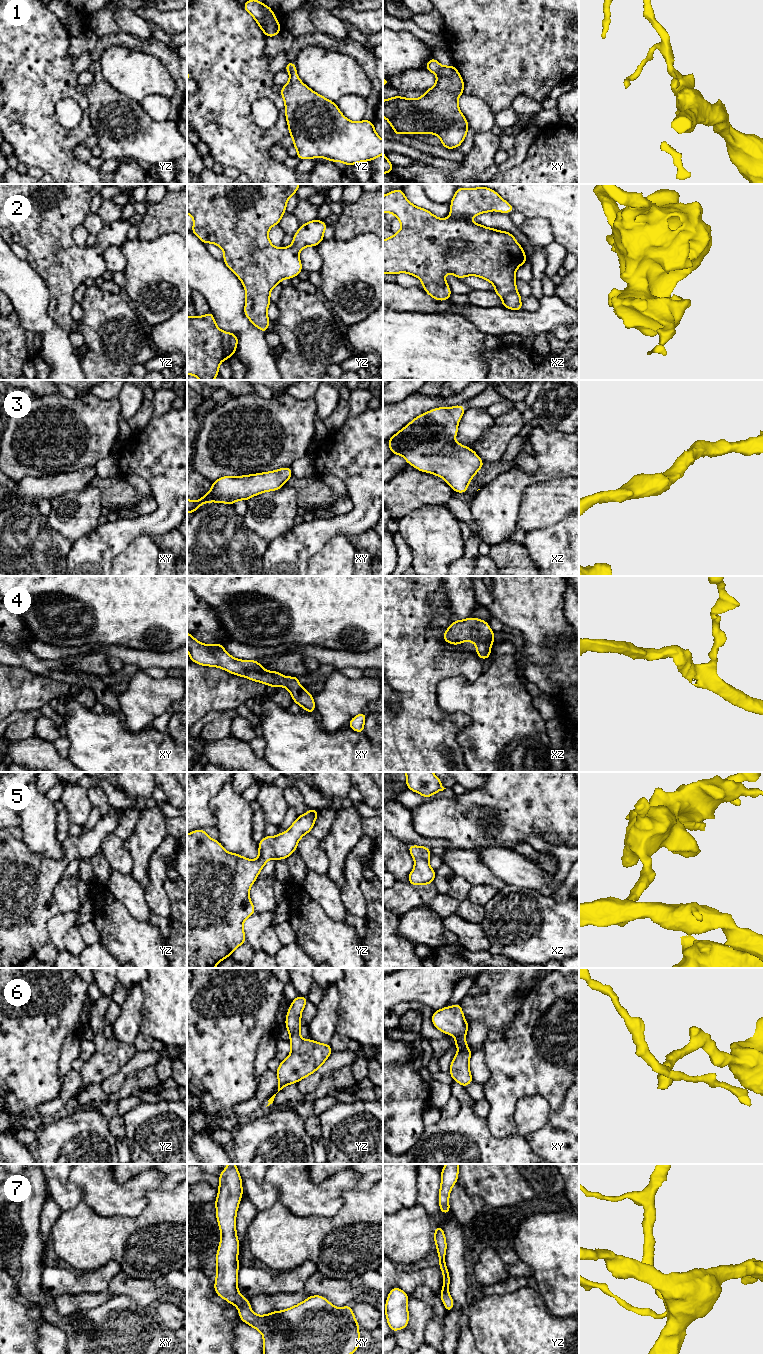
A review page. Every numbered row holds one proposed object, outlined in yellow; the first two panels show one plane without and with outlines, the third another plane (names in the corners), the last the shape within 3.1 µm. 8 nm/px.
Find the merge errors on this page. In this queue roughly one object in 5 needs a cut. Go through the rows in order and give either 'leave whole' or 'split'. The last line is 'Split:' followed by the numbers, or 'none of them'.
1: leave whole
2: leave whole
3: leave whole
4: leave whole
5: leave whole
6: leave whole
7: leave whole
Split: none of them

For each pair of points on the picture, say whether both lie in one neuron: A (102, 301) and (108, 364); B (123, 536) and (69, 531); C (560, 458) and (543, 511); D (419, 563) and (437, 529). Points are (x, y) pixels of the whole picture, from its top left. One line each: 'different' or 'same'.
A: same
B: different
C: different
D: same

